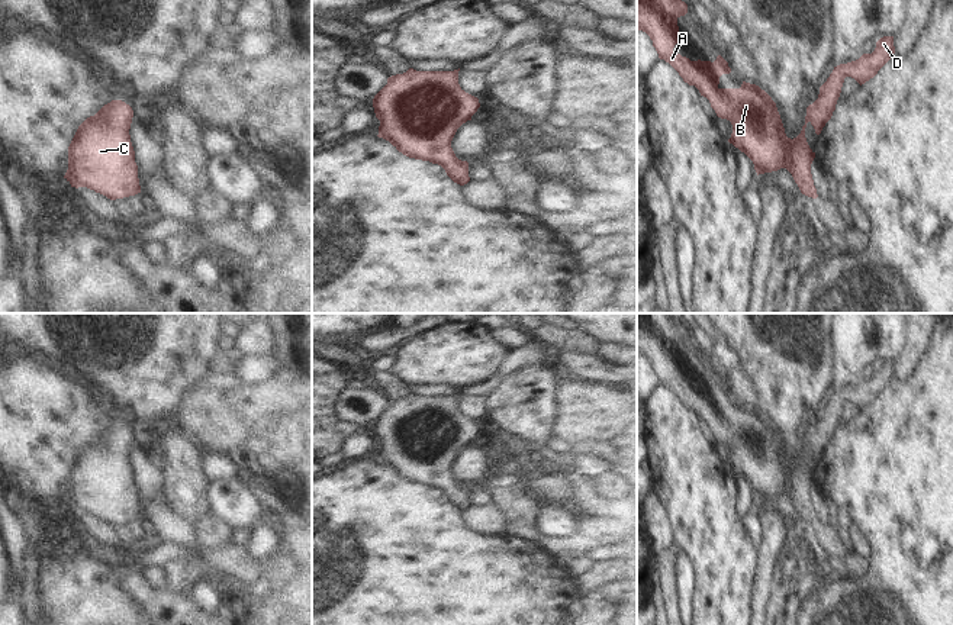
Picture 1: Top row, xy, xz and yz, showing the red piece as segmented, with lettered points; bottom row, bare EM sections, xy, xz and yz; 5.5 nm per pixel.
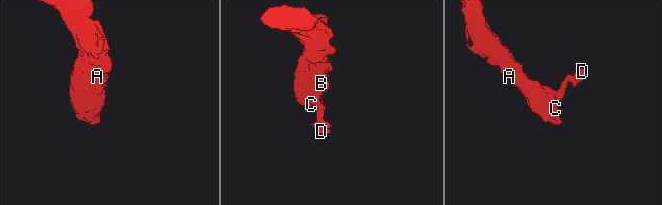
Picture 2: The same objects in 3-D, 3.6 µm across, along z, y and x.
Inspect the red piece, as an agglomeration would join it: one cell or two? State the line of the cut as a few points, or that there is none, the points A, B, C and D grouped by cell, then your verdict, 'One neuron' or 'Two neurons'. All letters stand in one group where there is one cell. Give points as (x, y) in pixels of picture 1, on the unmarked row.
No split. Groups: A B C D. One neuron.

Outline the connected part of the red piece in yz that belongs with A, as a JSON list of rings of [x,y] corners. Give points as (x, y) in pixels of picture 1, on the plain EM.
[[[637,313],[637,355],[645,357],[653,365],[659,383],[669,387],[689,410],[695,410],[706,422],[717,441],[733,450],[728,464],[754,489],[759,499],[786,493],[802,519],[817,523],[811,489],[815,477],[805,463],[809,447],[820,460],[836,435],[846,402],[860,410],[873,403],[895,378],[894,361],[876,367],[872,378],[834,392],[820,412],[818,423],[806,432],[801,458],[791,464],[772,422],[756,409],[743,406],[740,413],[719,413],[719,402],[730,399],[728,387],[718,380],[711,386],[690,386],[673,376],[679,367],[677,344],[688,338],[688,329],[667,313]]]

